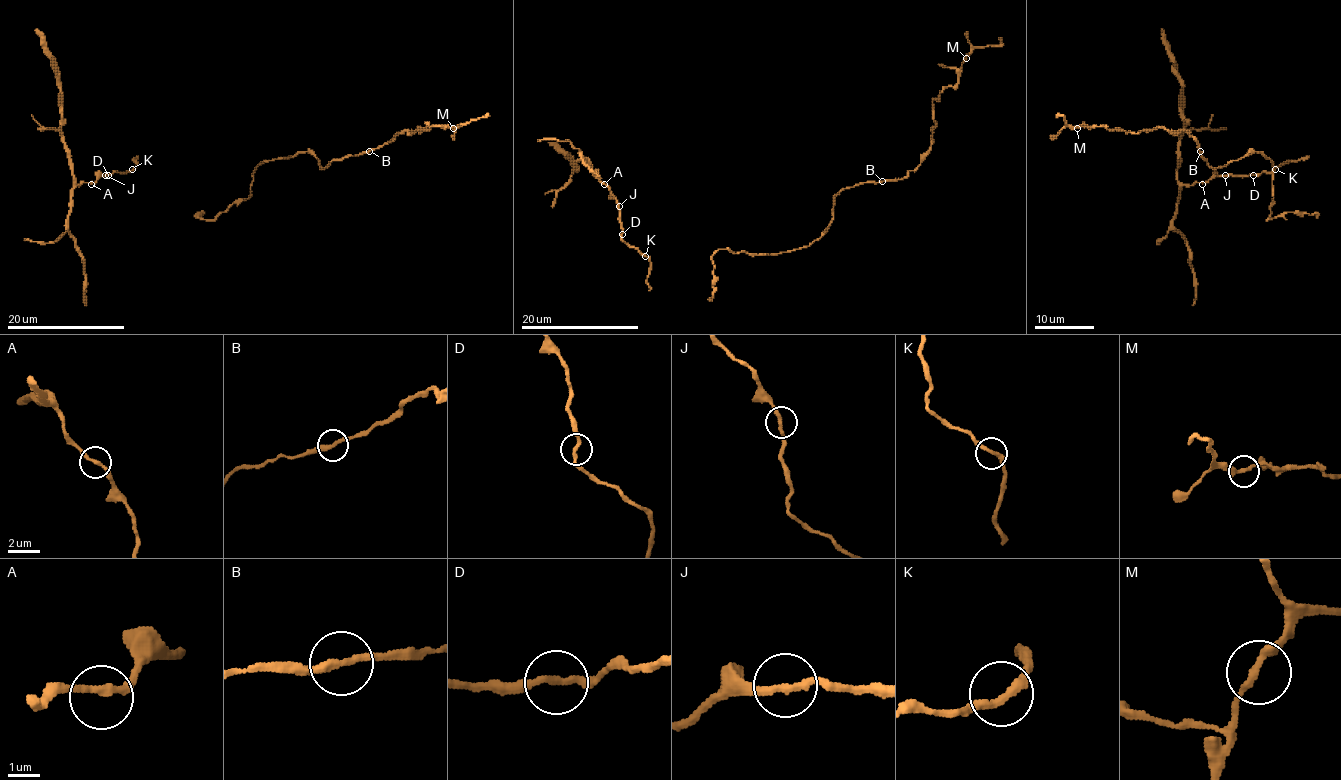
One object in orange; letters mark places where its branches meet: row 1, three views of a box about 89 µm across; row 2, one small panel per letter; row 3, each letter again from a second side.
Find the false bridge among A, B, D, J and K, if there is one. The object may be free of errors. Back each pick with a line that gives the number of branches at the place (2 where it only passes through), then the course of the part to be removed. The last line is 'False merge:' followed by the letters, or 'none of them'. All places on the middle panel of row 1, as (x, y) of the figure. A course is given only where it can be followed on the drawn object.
False merge: none of them

